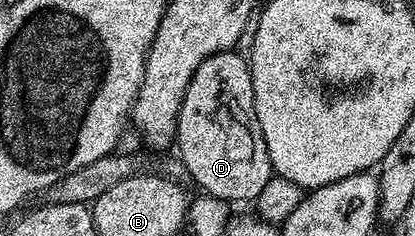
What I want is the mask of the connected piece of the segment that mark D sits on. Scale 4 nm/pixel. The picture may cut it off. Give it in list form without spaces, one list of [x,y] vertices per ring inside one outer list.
[[[218,52],[197,66],[181,102],[175,144],[186,175],[195,179],[199,190],[228,202],[255,202],[265,190],[265,182],[271,180],[273,169],[257,122],[251,65],[246,55],[237,53]]]

